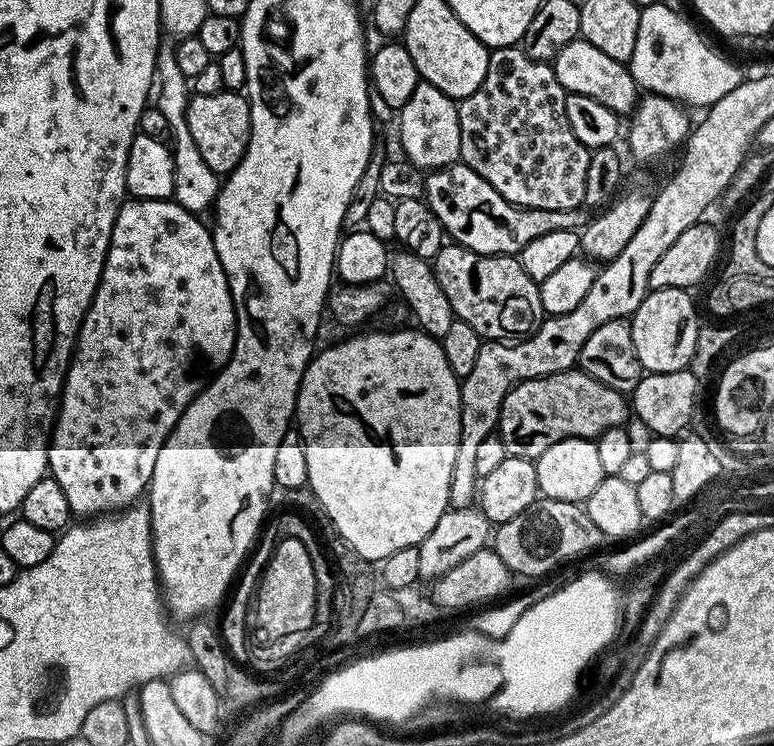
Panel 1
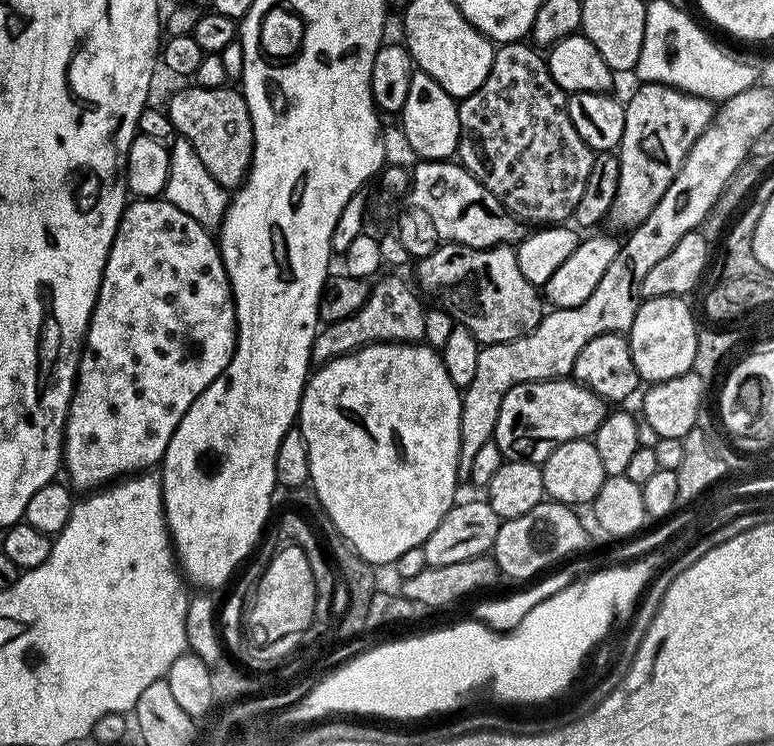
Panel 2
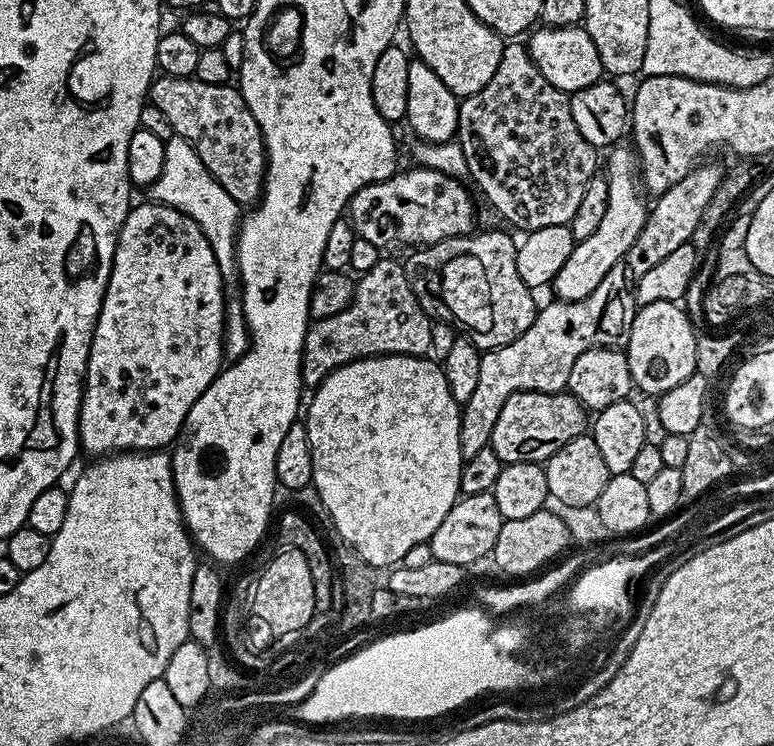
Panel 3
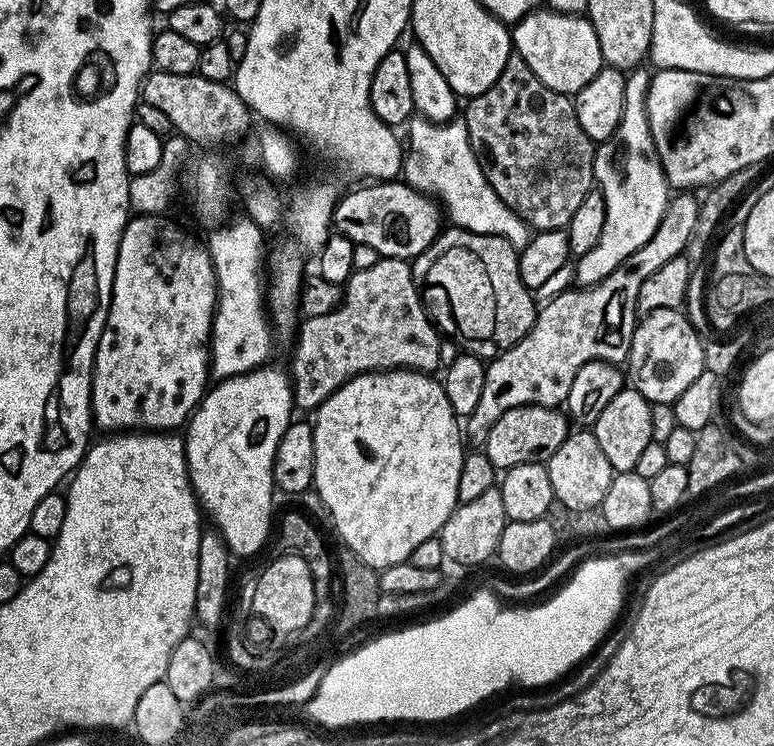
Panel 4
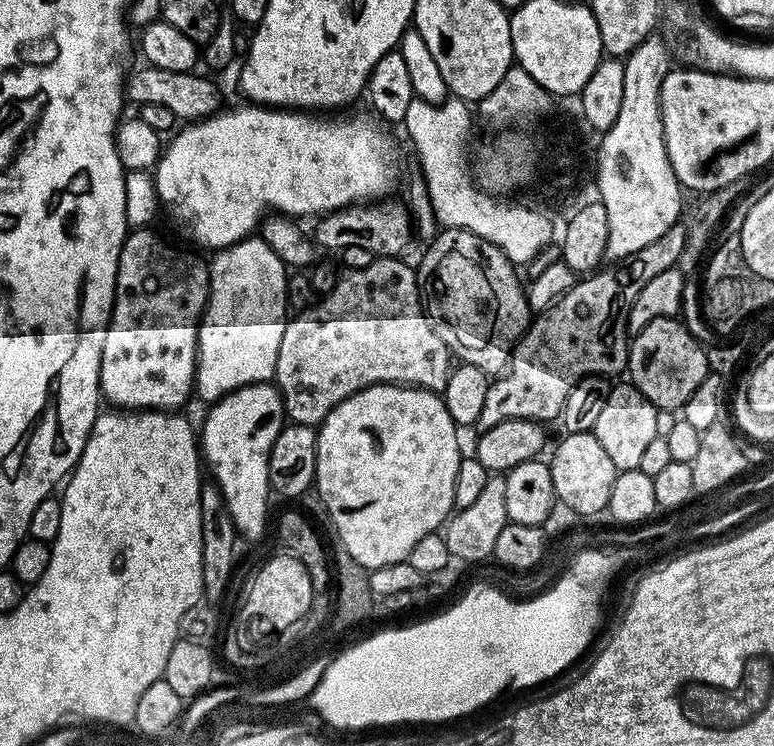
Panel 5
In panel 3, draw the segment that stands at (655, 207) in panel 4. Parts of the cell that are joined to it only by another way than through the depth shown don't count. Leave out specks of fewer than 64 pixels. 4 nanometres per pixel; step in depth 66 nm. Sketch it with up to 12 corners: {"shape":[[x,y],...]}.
{"shape":[[613,147],[598,230],[552,280],[556,300],[590,295],[642,234],[650,208],[631,147]]}

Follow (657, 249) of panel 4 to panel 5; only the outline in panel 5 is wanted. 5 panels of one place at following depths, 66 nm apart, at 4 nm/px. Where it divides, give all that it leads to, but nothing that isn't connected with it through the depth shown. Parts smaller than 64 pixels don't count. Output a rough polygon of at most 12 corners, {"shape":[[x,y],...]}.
{"shape":[[676,223],[533,319],[475,427],[549,422],[628,367],[630,306],[679,265]]}

